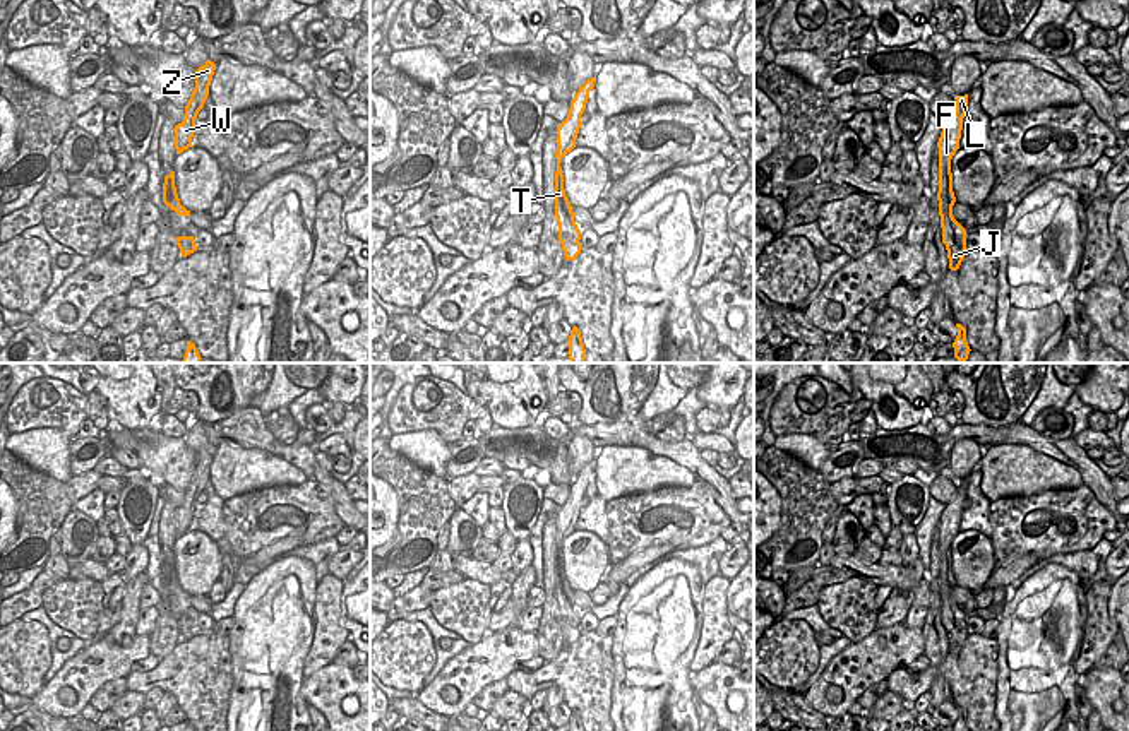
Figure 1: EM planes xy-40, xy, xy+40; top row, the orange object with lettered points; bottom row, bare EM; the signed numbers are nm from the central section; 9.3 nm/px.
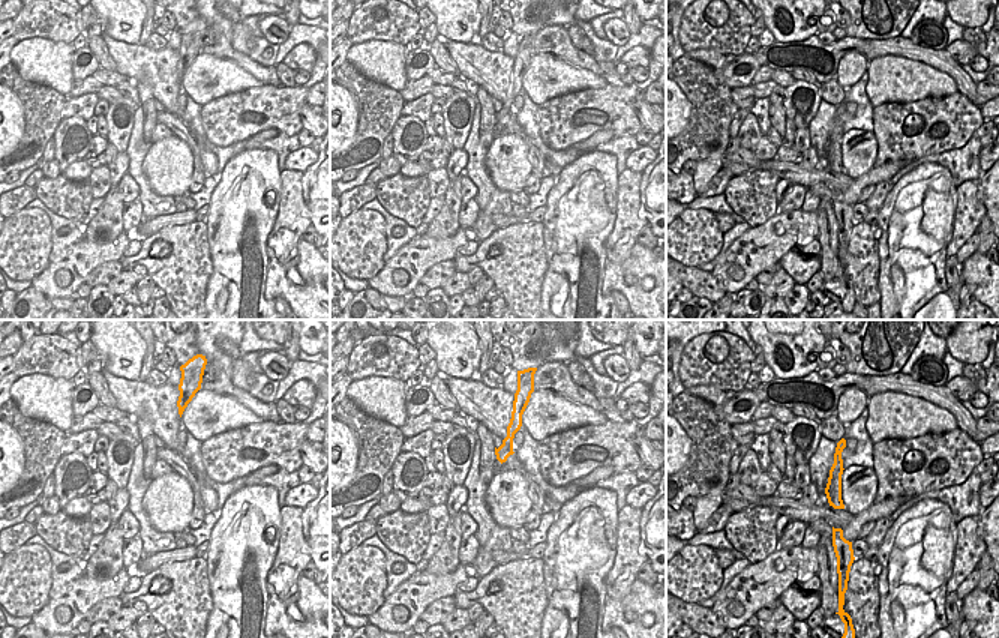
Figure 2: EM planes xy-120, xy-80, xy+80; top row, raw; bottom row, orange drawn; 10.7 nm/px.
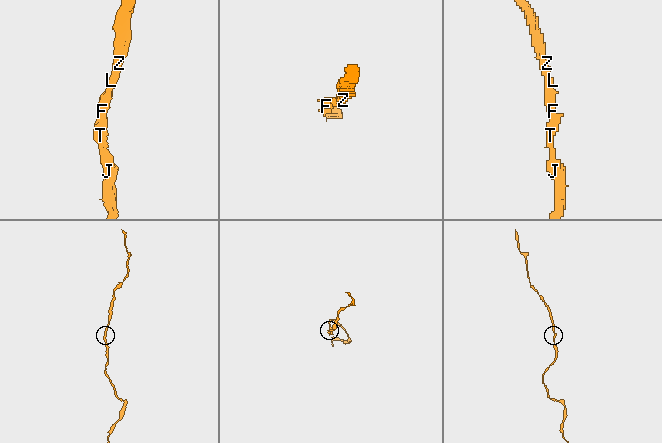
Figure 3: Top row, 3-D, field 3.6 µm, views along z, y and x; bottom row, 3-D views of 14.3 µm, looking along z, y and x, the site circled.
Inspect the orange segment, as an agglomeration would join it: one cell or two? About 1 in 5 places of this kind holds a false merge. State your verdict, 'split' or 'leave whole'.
leave whole

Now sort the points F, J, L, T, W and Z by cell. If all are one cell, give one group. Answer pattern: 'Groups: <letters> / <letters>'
Groups: F J L T W Z

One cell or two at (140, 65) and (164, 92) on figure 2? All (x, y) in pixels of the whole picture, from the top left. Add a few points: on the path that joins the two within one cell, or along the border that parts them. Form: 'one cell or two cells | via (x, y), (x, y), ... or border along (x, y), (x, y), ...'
one cell | via (147, 71), (161, 84)

